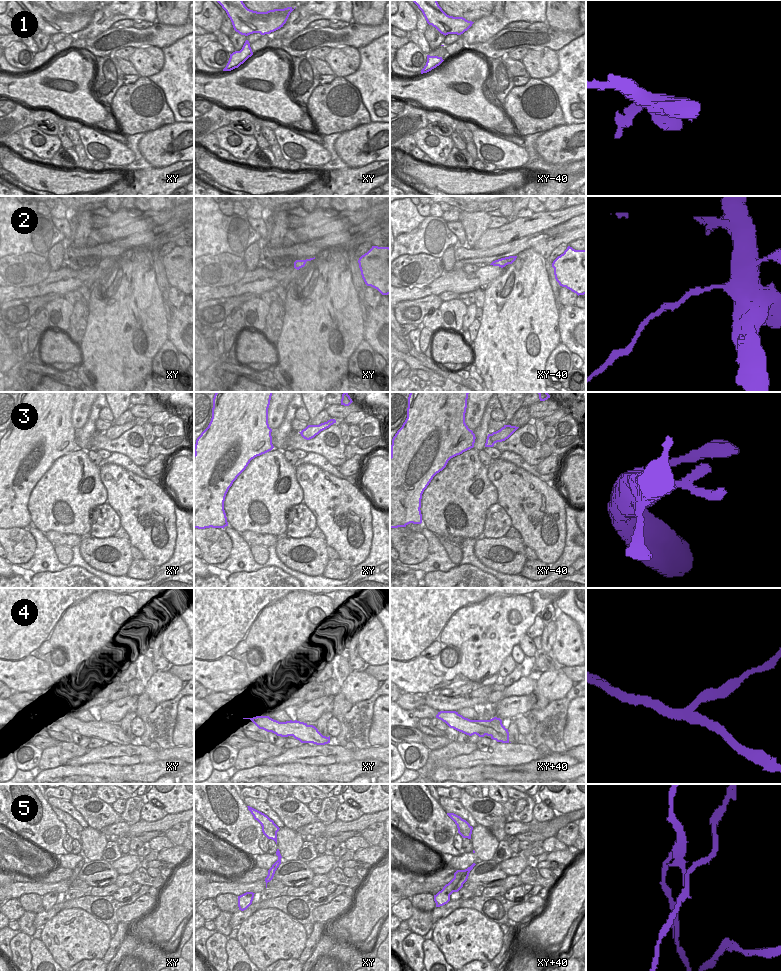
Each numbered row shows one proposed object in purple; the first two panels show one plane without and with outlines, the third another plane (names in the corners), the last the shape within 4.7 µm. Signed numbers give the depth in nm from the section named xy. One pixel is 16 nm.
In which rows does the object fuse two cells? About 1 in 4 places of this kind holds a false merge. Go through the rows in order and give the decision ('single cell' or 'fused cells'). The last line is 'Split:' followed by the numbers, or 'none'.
1: single cell
2: fused cells
3: single cell
4: single cell
5: fused cells
Split: 2, 5

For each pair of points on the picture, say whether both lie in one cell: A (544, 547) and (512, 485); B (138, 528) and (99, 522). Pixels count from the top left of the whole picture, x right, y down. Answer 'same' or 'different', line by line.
A: same
B: different

